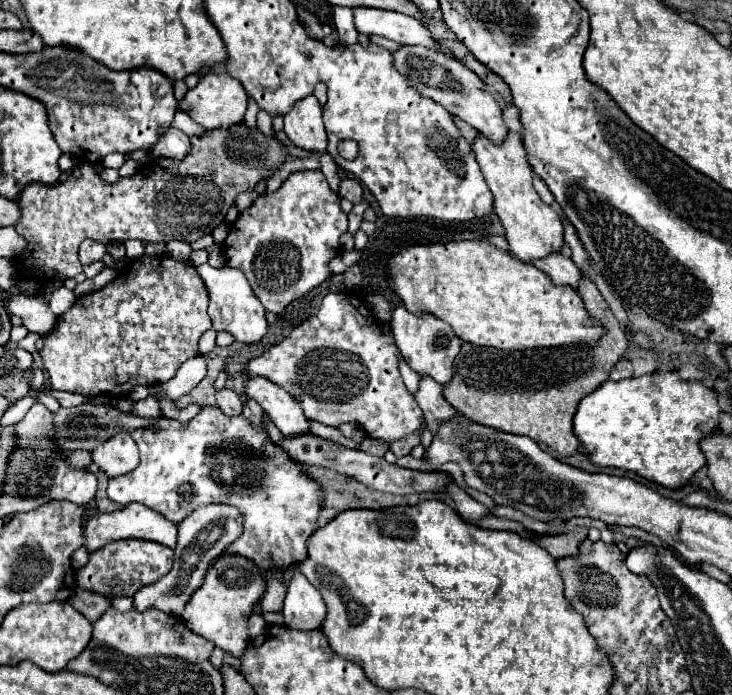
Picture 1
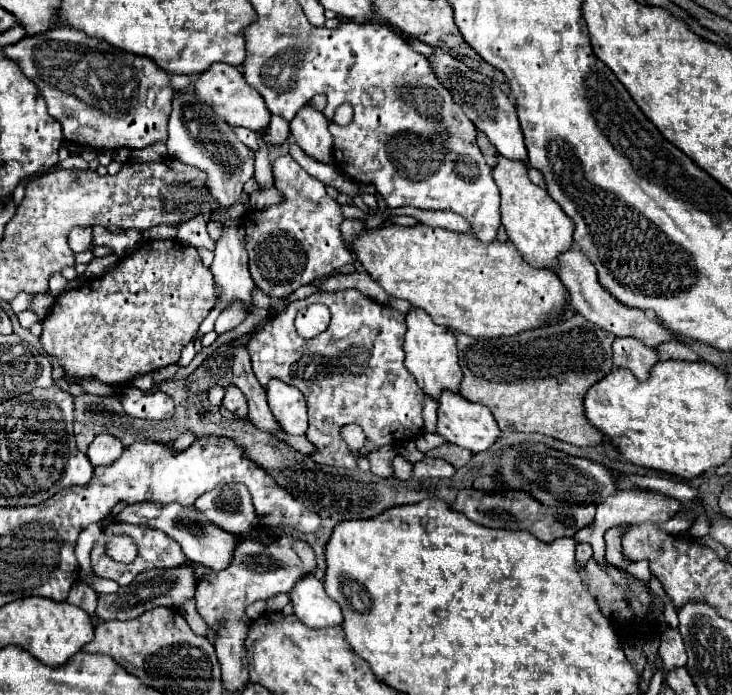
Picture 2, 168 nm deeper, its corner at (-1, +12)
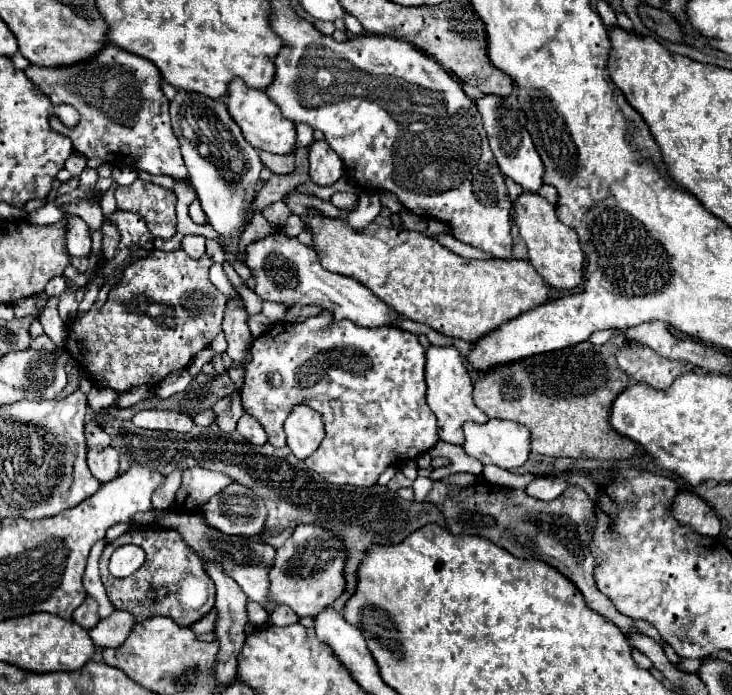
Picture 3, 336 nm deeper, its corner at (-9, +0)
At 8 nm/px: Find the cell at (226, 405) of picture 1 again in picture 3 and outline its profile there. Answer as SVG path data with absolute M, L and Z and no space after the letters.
M244 414L238 422L238 432L250 442L250 444L256 444L256 446L262 446L266 444L268 436L262 428L262 424L258 424L258 420L254 420L250 414Z

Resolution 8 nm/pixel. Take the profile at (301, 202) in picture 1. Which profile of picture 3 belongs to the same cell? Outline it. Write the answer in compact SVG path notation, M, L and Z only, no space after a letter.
M274 232L262 240L256 240L246 246L248 268L256 278L256 294L262 300L272 300L284 306L296 304L316 304L336 316L336 320L350 320L362 328L378 326L396 326L398 312L378 300L366 286L354 278L328 272L320 266L318 254L312 246L304 246L298 238L288 238L282 232Z

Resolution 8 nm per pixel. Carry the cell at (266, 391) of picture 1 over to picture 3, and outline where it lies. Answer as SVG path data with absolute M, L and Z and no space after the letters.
M298 406L284 422L288 446L298 460L306 460L324 440L324 424L310 406Z

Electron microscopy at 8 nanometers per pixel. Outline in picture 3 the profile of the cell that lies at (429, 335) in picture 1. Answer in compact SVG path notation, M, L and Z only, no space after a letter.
M436 346L428 348L428 352L426 352L426 384L428 384L426 402L438 420L440 440L462 446L464 444L464 434L462 434L464 422L484 424L490 420L472 400L472 388L474 388L472 378L466 370L464 358L460 356L460 352L456 348L452 348L452 346L450 348L436 348Z

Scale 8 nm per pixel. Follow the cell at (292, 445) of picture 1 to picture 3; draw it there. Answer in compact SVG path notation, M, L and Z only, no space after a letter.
M240 296L234 300L228 300L222 328L224 328L226 340L228 340L226 354L234 360L234 364L244 366L244 356L248 352L248 342L250 342L252 334L248 328L248 312L246 312Z

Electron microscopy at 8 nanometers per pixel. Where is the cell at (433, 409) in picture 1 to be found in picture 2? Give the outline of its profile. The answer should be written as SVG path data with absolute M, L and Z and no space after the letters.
M444 392L438 398L438 422L436 422L436 434L446 438L452 444L458 444L462 448L468 448L472 452L482 452L490 448L498 438L500 430L496 426L496 420L492 418L490 410L482 404L468 402L456 392Z

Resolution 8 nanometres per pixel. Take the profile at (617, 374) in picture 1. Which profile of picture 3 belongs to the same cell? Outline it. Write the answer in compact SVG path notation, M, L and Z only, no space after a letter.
M626 342L616 352L616 358L632 382L644 382L658 390L668 388L676 376L694 370L688 362L662 358L652 348L636 342Z

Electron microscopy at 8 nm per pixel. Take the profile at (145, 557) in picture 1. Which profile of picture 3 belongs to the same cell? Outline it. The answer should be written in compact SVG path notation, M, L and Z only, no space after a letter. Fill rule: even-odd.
M166 528L128 530L114 542L108 542L100 558L100 574L106 594L110 596L114 608L130 612L138 622L148 620L152 616L166 616L172 618L176 624L188 628L214 608L214 582L210 580L210 576L206 576L204 562L198 560L198 554L194 554L194 550L184 542L184 538L176 530ZM124 544L140 546L146 554L146 562L134 574L126 578L114 578L108 572L108 560L112 552Z

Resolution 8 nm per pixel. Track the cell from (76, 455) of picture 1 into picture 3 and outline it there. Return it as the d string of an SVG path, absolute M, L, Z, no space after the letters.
M88 422L86 424L86 442L88 442L88 448L102 450L102 448L110 446L110 436L96 422Z

